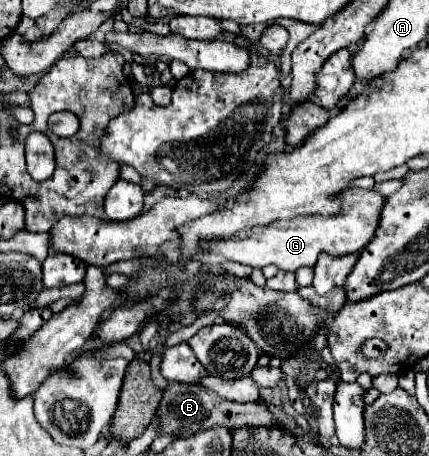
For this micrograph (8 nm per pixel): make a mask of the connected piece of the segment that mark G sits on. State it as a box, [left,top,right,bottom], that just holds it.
[207,188,387,272]

